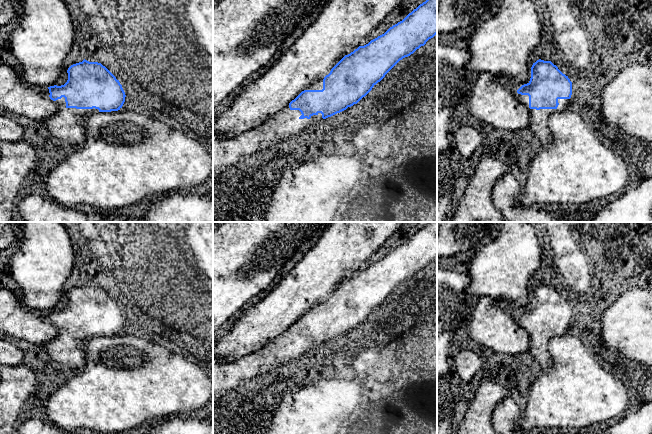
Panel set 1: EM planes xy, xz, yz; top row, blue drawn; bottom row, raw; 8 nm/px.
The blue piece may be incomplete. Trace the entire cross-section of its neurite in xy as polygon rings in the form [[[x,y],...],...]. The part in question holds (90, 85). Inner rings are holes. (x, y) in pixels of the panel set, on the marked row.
[[[84,59],[71,65],[67,73],[68,80],[64,85],[45,88],[50,99],[56,102],[57,111],[43,123],[61,142],[78,147],[86,140],[84,126],[78,119],[97,112],[118,111],[122,108],[126,95],[119,80],[101,63]]]

